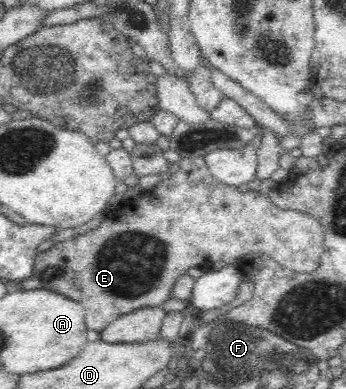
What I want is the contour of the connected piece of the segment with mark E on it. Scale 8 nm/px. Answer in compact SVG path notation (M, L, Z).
M186 157L168 173L168 179L160 181L156 187L148 191L148 201L142 203L142 201L134 201L134 208L132 210L122 210L122 207L118 210L108 212L105 214L101 224L93 230L88 230L85 234L80 234L68 239L68 241L62 241L50 249L39 252L37 260L34 263L34 269L29 279L22 281L22 287L26 290L33 289L50 289L54 293L60 293L64 297L70 297L77 301L84 310L86 315L85 324L87 329L92 331L101 332L106 329L107 325L110 325L115 319L127 313L133 312L137 309L146 307L160 307L171 297L171 291L176 281L182 276L187 274L187 271L192 268L201 268L202 265L208 265L208 263L216 263L216 261L222 261L222 263L235 264L236 261L245 259L247 255L253 252L262 252L271 258L274 262L278 263L280 267L286 268L295 273L314 273L320 266L320 257L324 253L324 230L322 224L312 218L310 215L290 210L279 209L272 204L268 194L261 195L259 191L250 191L246 188L231 189L229 186L221 185L211 174L206 166L205 159L202 157Z

